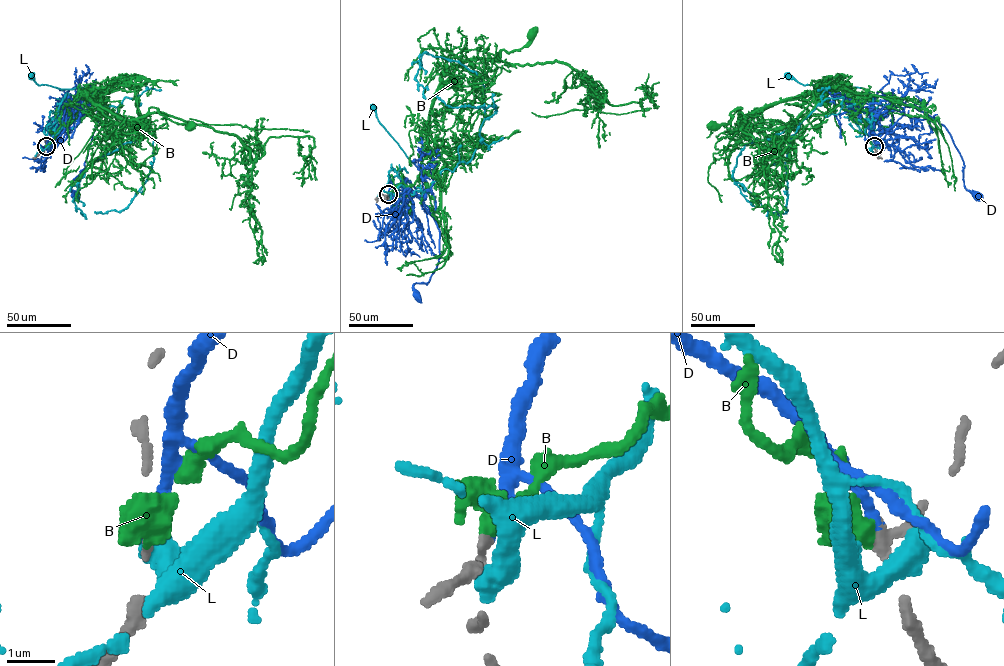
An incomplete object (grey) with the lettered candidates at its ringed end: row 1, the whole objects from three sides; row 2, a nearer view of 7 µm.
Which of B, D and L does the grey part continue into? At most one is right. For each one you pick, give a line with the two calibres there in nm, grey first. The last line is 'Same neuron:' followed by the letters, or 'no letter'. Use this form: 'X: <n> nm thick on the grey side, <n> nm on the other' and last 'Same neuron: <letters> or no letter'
D: 240 nm thick on the grey side, 200 nm on the other
Same neuron: D

